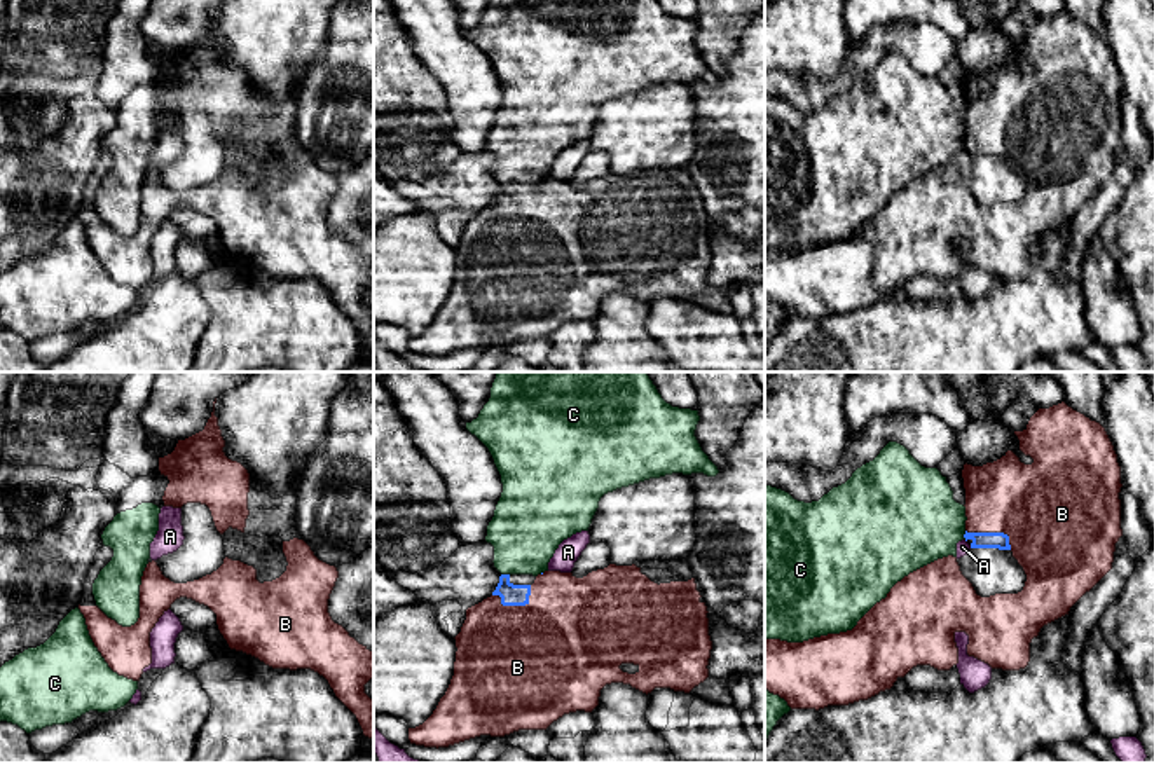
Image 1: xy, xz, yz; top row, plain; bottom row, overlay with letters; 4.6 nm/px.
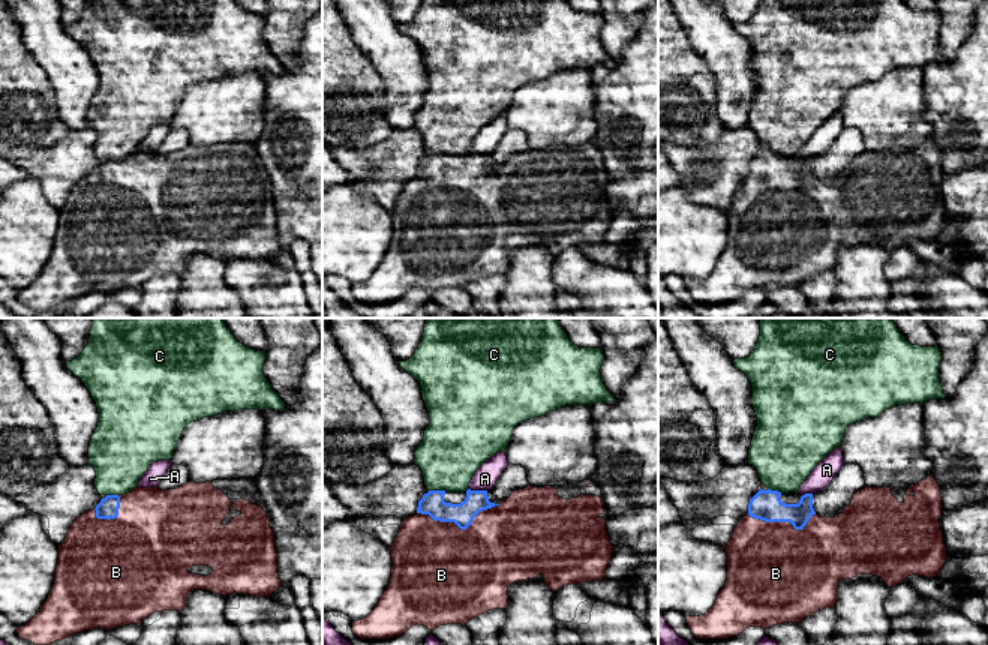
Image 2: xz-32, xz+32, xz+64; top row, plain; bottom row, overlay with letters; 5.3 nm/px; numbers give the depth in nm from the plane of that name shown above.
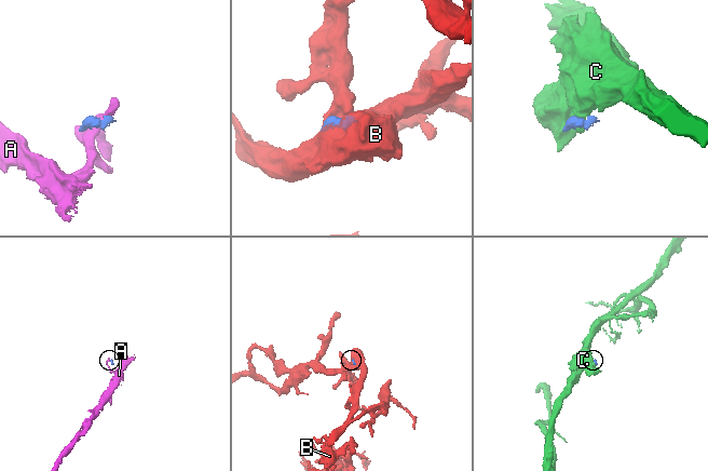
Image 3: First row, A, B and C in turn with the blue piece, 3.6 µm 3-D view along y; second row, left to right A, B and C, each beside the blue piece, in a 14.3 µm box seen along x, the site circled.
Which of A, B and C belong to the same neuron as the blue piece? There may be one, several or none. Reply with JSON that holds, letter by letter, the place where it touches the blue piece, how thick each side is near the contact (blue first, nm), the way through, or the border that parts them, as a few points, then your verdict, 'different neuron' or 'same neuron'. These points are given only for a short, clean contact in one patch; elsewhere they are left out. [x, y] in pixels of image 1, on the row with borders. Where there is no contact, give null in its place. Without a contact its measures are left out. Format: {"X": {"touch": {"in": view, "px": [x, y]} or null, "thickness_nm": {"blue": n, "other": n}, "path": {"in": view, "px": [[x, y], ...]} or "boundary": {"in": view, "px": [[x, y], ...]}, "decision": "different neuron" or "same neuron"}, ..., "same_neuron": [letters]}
{"A": {"touch": null, "decision": "different neuron"}, "B": {"touch": {"in": "xz", "px": [515, 604]}, "thickness_nm": {"blue": 100, "other": 500}, "decision": "same neuron"}, "C": {"touch": {"in": "xz", "px": [505, 575]}, "thickness_nm": {"blue": 100, "other": 340}, "decision": "different neuron"}, "same_neuron": ["B"]}

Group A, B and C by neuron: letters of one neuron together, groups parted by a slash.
A / B / C

